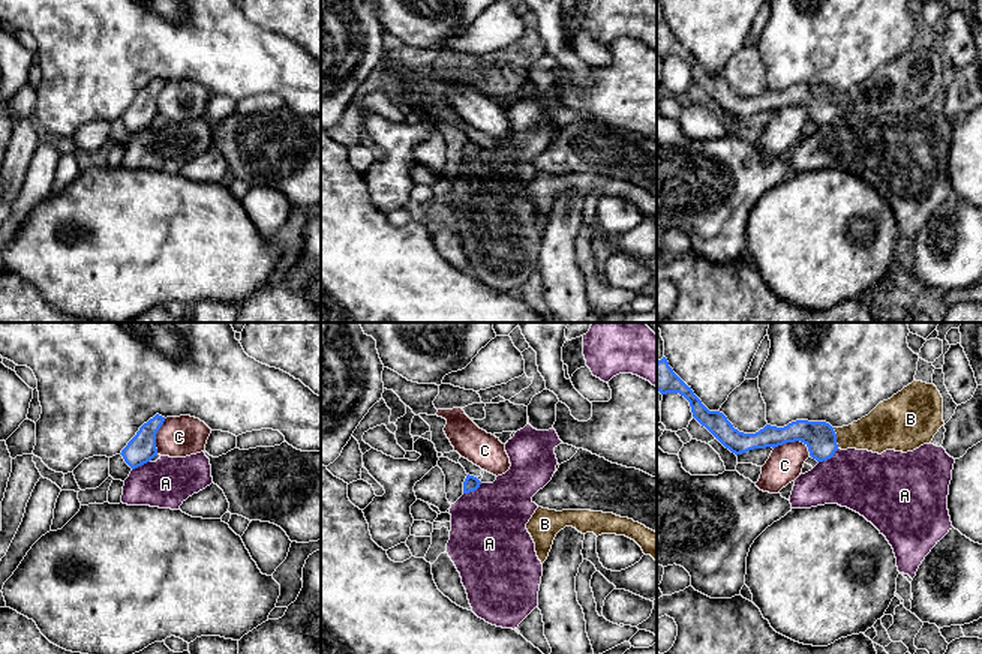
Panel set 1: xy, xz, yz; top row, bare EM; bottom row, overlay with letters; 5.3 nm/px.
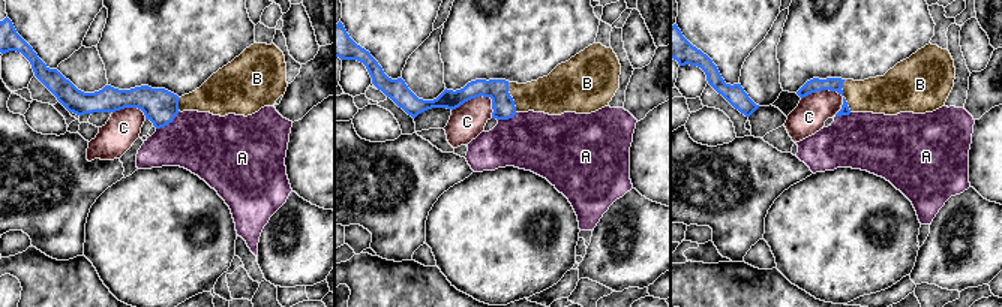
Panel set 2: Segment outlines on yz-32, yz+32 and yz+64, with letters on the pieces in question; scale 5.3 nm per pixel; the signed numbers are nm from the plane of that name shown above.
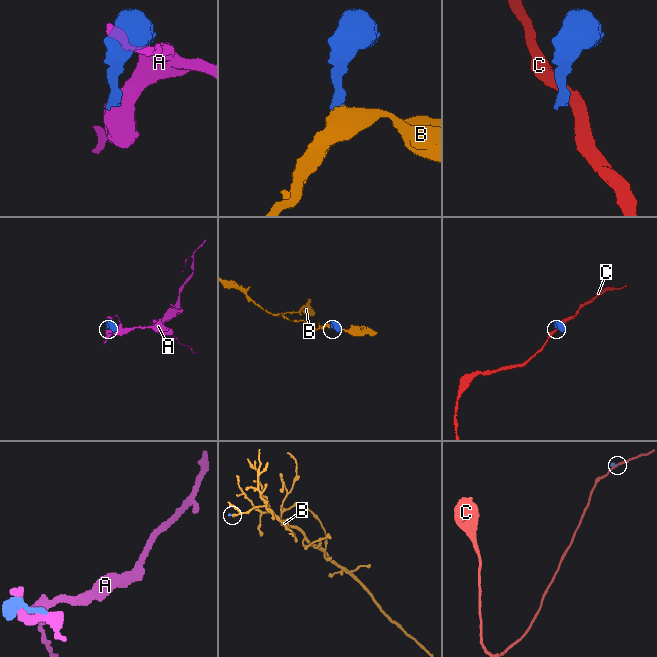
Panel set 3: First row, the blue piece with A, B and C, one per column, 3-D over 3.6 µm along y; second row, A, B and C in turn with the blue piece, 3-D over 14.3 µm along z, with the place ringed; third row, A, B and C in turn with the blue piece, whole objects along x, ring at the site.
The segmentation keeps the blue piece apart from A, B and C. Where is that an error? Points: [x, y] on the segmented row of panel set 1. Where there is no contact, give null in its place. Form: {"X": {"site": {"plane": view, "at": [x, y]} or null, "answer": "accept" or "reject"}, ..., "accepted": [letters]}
{"A": {"site": {"plane": "yz", "at": [828, 458]}, "answer": "reject"}, "B": {"site": {"plane": "yz", "at": [835, 438]}, "answer": "accept"}, "C": {"site": {"plane": "yz", "at": [795, 440]}, "answer": "reject"}, "accepted": ["B"]}

